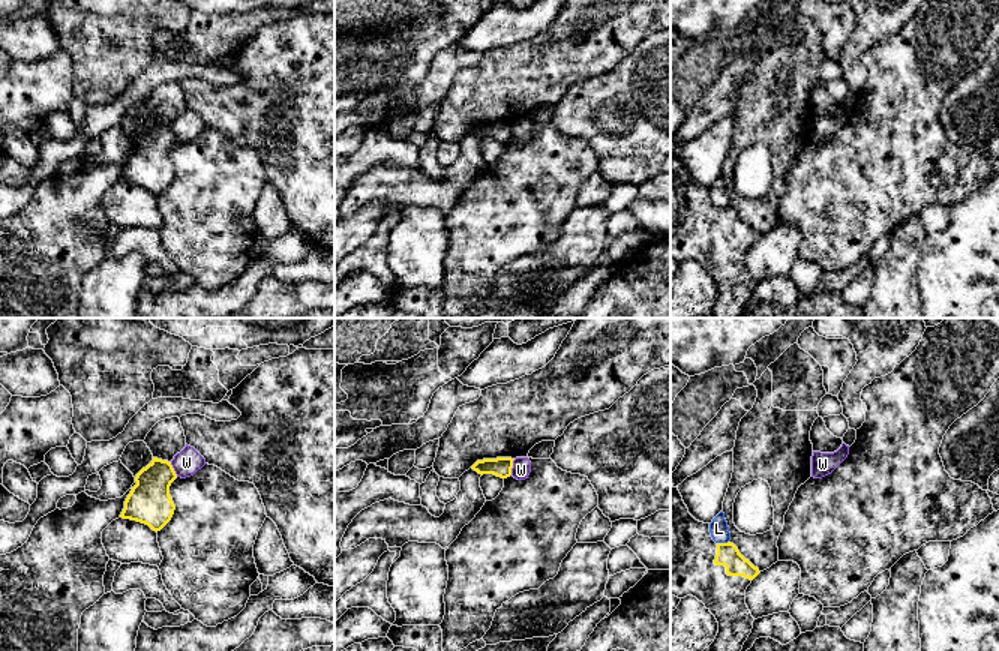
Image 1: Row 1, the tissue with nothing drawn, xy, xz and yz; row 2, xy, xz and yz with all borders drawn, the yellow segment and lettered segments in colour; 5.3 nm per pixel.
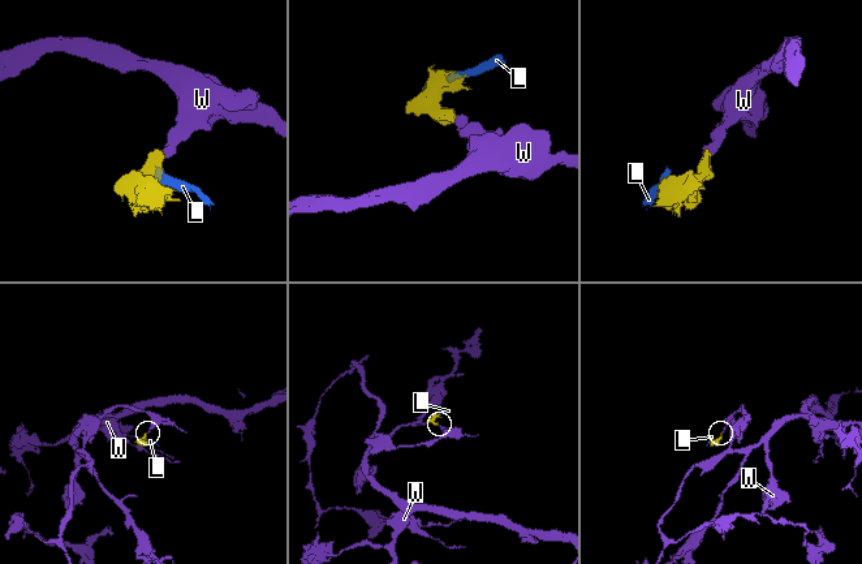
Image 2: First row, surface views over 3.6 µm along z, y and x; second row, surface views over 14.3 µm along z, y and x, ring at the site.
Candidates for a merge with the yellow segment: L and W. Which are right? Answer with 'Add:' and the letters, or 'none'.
Add: none

